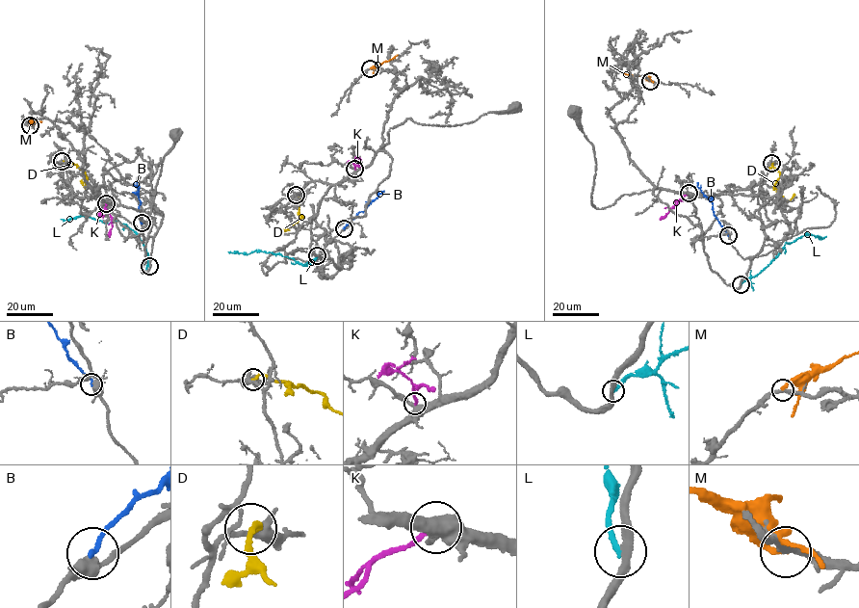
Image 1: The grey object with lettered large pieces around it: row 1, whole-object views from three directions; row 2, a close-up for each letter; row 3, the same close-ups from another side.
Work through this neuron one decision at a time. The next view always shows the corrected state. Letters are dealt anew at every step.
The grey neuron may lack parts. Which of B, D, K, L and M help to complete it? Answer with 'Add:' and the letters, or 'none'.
Add: none

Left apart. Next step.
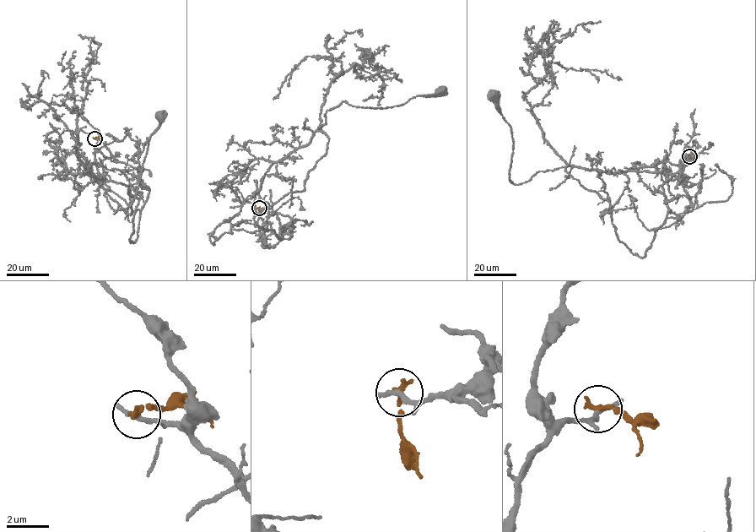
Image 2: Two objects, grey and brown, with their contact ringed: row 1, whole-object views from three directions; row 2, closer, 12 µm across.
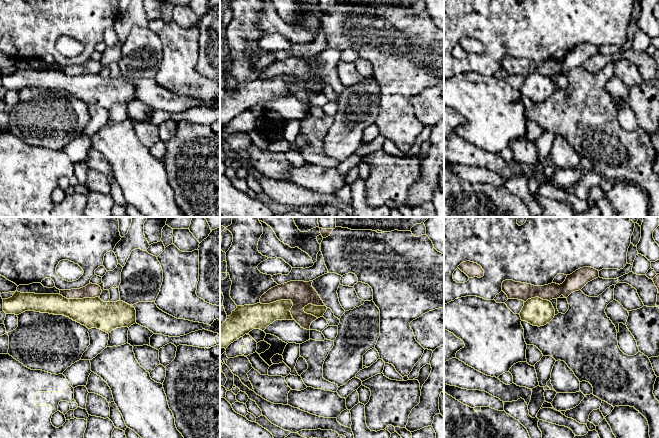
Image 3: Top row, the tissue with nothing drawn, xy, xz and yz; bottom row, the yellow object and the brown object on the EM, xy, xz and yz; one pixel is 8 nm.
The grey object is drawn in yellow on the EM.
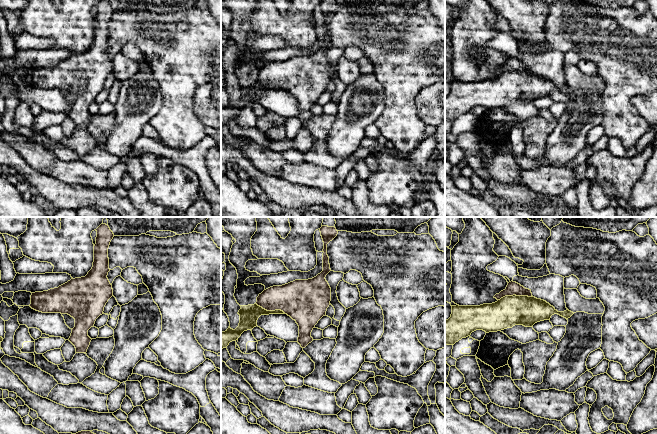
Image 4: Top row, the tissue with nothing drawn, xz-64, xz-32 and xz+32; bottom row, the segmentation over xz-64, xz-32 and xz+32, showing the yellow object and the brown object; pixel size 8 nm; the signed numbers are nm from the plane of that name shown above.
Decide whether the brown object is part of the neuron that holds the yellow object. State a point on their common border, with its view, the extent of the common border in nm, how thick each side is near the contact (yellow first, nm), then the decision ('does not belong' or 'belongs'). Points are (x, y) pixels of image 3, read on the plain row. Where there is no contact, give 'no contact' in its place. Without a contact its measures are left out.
xz (284, 76) | 320 nm | 200/200 nm | does not belong

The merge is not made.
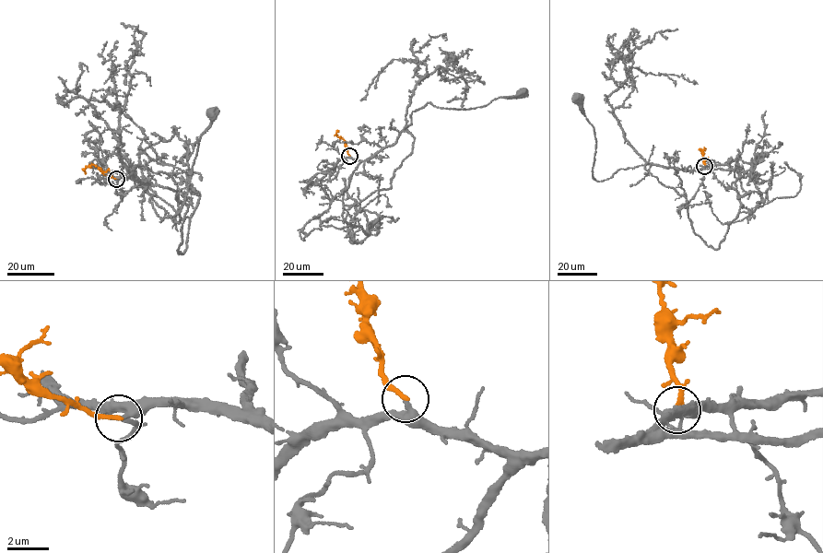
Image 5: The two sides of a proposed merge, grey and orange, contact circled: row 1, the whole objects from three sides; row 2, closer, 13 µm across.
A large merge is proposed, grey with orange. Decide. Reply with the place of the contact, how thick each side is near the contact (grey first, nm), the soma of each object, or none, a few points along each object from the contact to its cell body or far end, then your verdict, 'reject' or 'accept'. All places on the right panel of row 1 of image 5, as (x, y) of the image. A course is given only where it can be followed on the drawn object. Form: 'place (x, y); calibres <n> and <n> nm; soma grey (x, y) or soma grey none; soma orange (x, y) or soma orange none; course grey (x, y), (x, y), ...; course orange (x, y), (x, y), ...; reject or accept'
place (704, 166); calibres 360 and 200 nm; soma grey (577, 98); soma orange none; course grey (704, 167), (683, 170), (647, 163), (621, 169), (602, 181), (593, 179), (596, 140), (593, 127), (576, 99); course orange (704, 167), (705, 148), (700, 149), (703, 153); accept

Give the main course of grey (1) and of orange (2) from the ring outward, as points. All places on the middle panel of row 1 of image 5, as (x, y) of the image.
1: (349, 156), (365, 161), (392, 145), (411, 124), (412, 111), (428, 103), (466, 110), (523, 93)
2: (349, 156), (343, 138), (337, 136), (336, 132), (334, 135)

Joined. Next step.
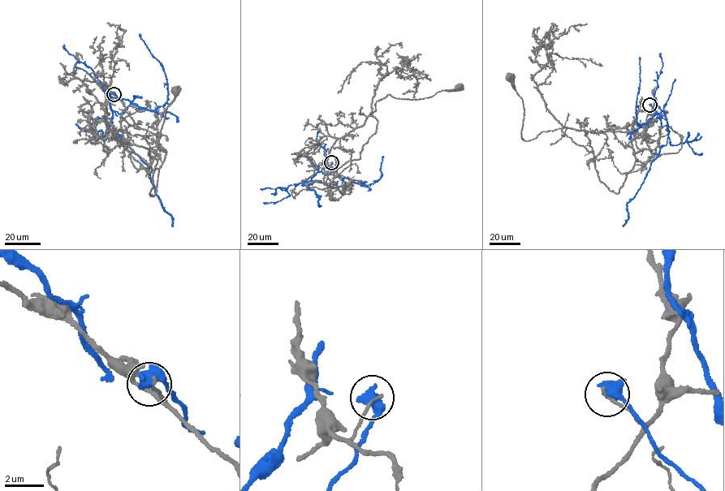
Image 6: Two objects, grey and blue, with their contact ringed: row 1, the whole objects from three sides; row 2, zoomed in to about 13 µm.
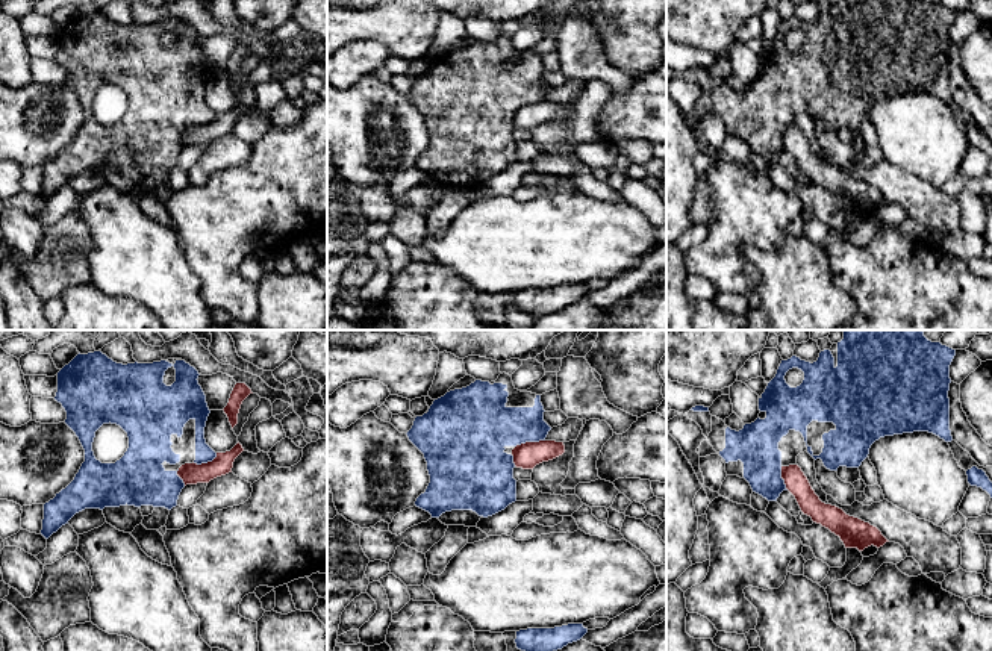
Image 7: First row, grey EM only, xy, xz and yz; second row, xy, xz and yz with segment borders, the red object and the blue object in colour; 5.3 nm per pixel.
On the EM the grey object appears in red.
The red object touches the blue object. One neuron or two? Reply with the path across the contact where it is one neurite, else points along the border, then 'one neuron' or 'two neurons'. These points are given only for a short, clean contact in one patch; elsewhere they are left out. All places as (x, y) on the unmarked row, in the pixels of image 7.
two neurons

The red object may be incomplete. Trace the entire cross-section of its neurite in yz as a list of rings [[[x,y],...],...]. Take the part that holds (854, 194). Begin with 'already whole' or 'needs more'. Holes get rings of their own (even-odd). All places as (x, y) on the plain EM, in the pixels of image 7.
already whole; [[[798,126],[781,127],[781,139],[786,150],[795,157],[801,173],[839,197],[845,209],[863,212],[871,206],[880,209],[889,203],[869,183],[850,177],[836,167],[822,164]]]

